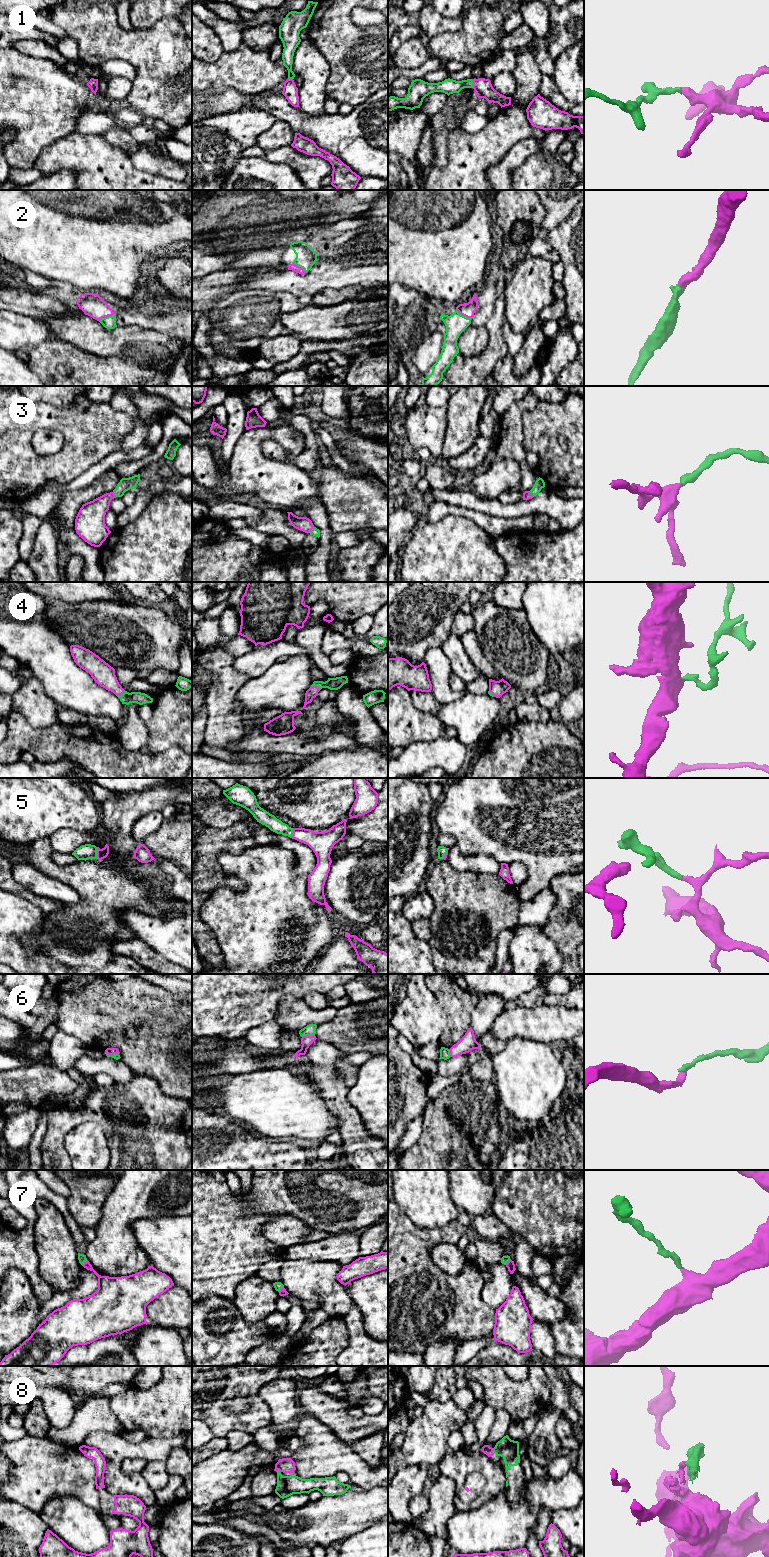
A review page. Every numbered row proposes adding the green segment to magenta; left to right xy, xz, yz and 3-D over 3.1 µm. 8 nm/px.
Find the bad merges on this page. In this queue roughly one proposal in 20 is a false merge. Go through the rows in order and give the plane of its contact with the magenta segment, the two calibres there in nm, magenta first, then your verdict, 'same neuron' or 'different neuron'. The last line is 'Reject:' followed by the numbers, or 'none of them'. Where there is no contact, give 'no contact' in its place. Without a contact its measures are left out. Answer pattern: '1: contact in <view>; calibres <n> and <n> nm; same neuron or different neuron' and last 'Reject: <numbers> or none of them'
1: contact in yz; calibres 140 and 130 nm; same neuron
2: contact in xy; calibres 180 and 100 nm; same neuron
3: contact in xz; calibres 120 and 60 nm; same neuron
4: contact in xy; calibres 180 and 100 nm; same neuron
5: contact in xy; calibres 80 and 120 nm; same neuron
6: contact in xz; calibres 90 and 100 nm; same neuron
7: contact in xy; calibres 140 and 70 nm; same neuron
8: contact in yz; calibres 80 and 160 nm; same neuron
Reject: none of them

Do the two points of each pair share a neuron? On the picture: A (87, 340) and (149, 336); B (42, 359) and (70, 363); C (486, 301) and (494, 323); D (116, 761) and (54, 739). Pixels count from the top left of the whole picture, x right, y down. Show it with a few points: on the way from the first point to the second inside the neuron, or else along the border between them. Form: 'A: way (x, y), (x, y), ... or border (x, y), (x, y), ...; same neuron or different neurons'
A: way (102, 340), (116, 340), (122, 336), (134, 336); same neuron
B: way (49, 361), (63, 363); same neuron
C: border (497, 296), (494, 302), (493, 315), (484, 325); different neurons
D: way (101, 754), (86, 745), (69, 742); same neuron

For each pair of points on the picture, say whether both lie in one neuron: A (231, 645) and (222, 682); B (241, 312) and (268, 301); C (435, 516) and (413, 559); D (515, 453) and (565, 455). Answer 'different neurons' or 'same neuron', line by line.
A: different neurons
B: same neuron
C: different neurons
D: different neurons

